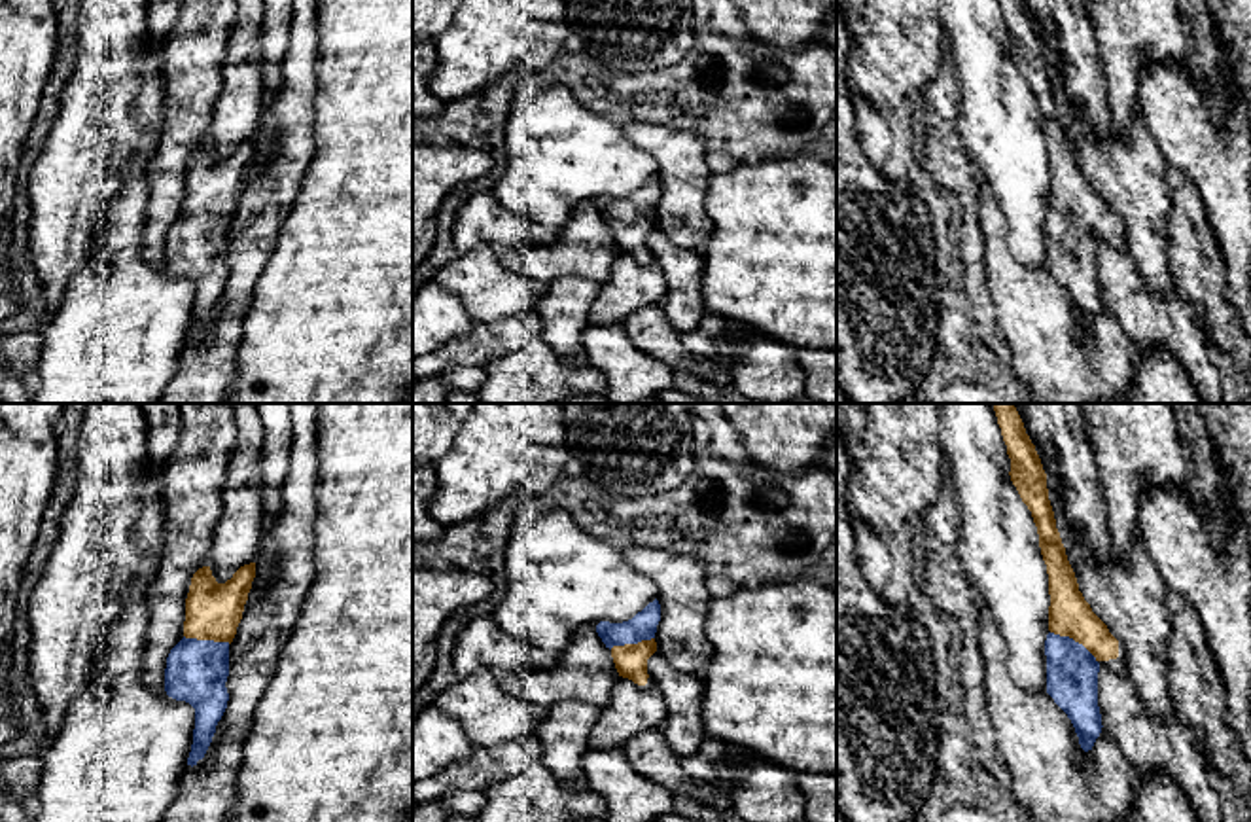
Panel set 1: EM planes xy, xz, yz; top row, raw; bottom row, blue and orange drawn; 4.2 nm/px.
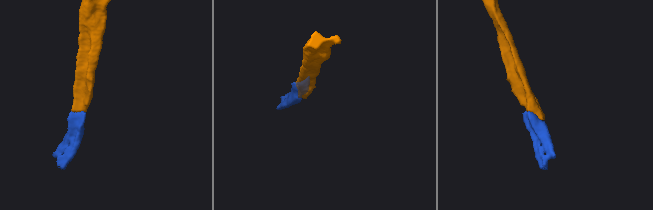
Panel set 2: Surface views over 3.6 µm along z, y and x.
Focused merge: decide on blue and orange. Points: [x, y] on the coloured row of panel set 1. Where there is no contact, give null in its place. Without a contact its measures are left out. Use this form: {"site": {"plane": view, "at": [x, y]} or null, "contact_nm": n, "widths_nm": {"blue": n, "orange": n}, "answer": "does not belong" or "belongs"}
{"site": {"plane": "yz", "at": [1074, 641]}, "contact_nm": 240, "widths_nm": {"blue": 220, "orange": 180}, "answer": "belongs"}

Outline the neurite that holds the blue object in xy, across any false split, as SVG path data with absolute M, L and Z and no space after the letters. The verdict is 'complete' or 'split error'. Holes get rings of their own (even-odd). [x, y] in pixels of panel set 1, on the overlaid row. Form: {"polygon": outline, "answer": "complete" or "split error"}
{"polygon": "M255 563L240 566L231 580L218 583L210 566L199 568L185 599L184 638L170 650L165 669L165 691L176 701L185 701L195 708L193 744L187 765L197 765L204 758L216 725L221 720L229 693L225 688L229 676L229 644L237 634L244 604L255 578Z", "answer": "split error"}

